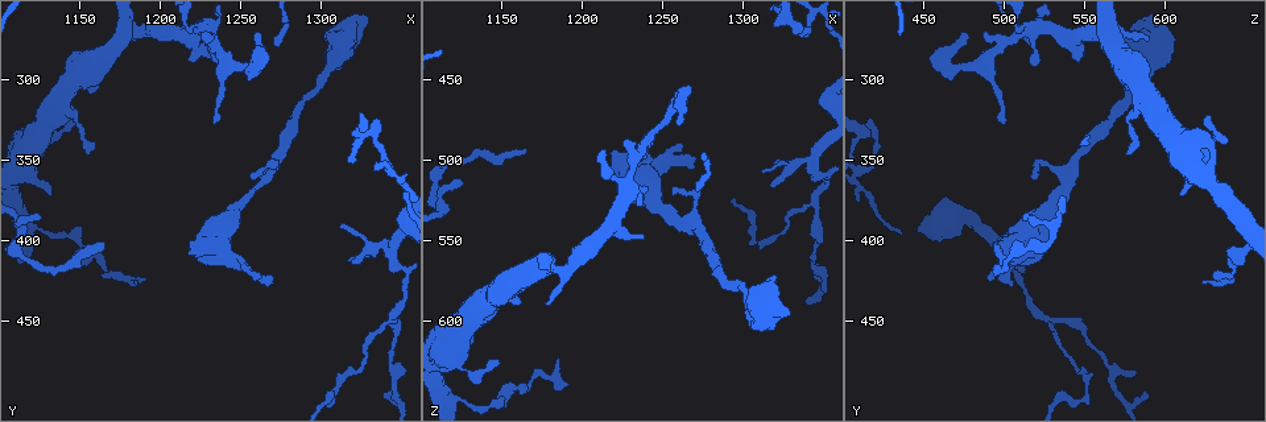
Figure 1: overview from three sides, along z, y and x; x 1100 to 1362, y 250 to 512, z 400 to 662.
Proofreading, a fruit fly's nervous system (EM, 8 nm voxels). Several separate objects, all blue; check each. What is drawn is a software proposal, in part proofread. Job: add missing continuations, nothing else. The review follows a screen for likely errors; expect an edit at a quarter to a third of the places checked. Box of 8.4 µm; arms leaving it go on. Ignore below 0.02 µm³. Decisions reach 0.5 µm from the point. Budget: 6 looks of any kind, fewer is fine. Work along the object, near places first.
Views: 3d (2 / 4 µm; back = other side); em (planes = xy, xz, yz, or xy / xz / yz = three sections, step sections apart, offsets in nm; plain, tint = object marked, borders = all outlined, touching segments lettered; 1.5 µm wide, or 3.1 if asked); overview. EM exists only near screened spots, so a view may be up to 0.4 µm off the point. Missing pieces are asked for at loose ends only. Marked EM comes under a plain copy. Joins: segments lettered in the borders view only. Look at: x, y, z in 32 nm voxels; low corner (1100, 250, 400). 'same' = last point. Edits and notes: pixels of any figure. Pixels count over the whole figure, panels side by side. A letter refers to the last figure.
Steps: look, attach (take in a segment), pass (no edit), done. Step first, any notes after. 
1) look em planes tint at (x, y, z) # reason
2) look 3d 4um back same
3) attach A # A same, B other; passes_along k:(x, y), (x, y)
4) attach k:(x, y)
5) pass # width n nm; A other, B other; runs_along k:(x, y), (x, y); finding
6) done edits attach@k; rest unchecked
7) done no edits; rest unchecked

look 3d 2um at (1240, 288, 520) # an open end

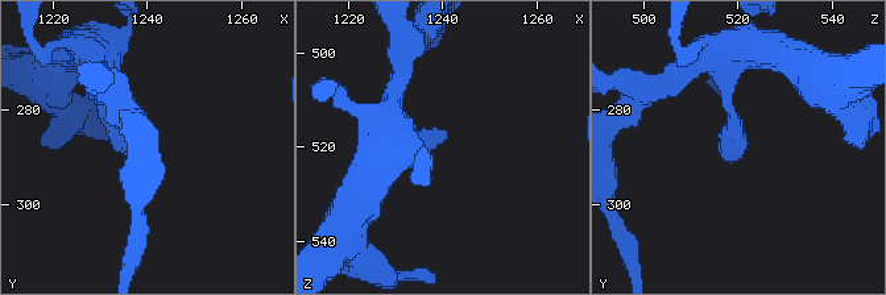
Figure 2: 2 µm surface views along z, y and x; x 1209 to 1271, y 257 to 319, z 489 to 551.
look em planes borders at (1240, 289, 519)

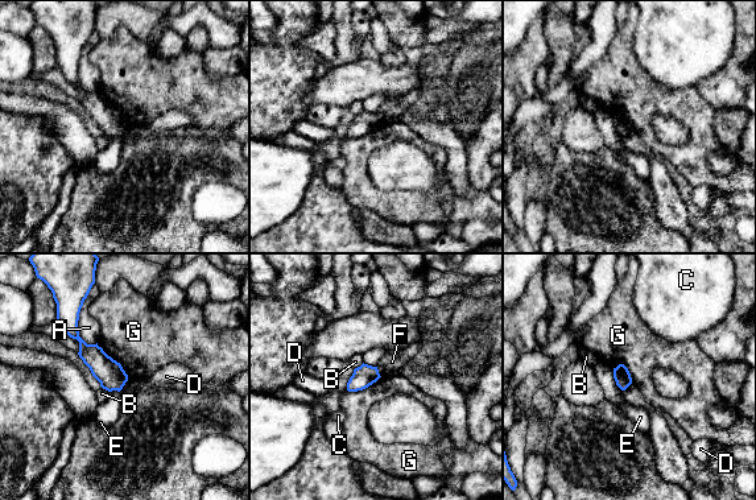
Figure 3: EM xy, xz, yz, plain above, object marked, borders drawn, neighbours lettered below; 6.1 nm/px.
pass # A other, B other, C other, D other, E other, F other, G other; runs_along 3:(70, 322), (71, 331), (118, 387); no lettered segment goes on from it

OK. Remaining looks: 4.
look 3d 4um back at (1218, 408, 494) # branch stops here

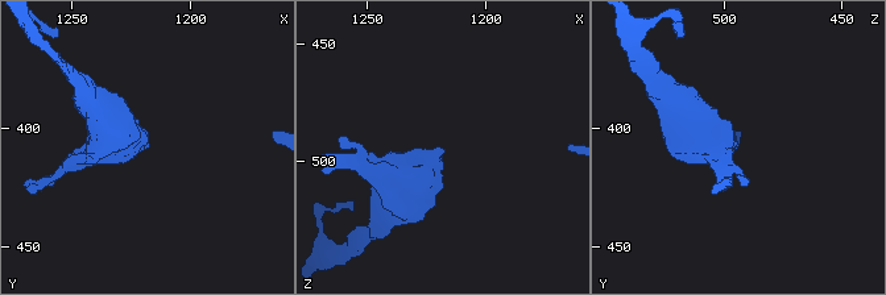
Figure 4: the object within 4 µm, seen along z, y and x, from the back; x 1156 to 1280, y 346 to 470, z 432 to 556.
look em 3.1um planes borders at (1218, 407, 494)

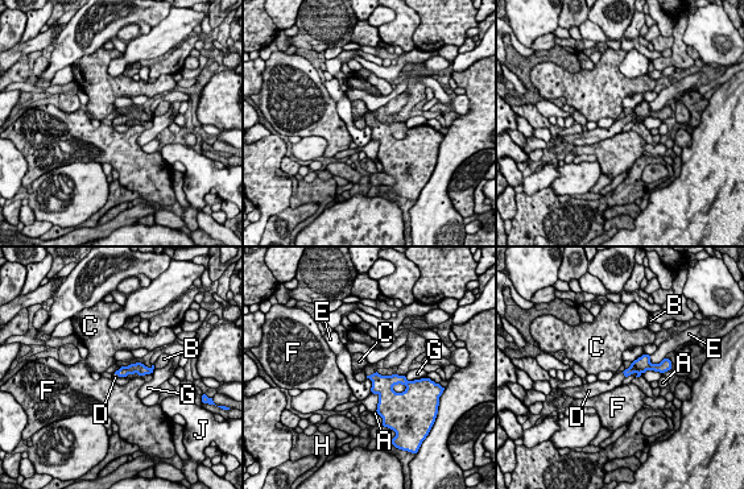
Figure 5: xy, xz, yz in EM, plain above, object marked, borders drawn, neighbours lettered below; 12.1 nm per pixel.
attach D # A other, B other, C other, D same, E other, F other, G other, H other, J other; passes_along 5:(383, 385), (371, 374), (370, 369); the cell continues

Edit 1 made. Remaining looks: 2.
done edits attach@5; rest unchecked

